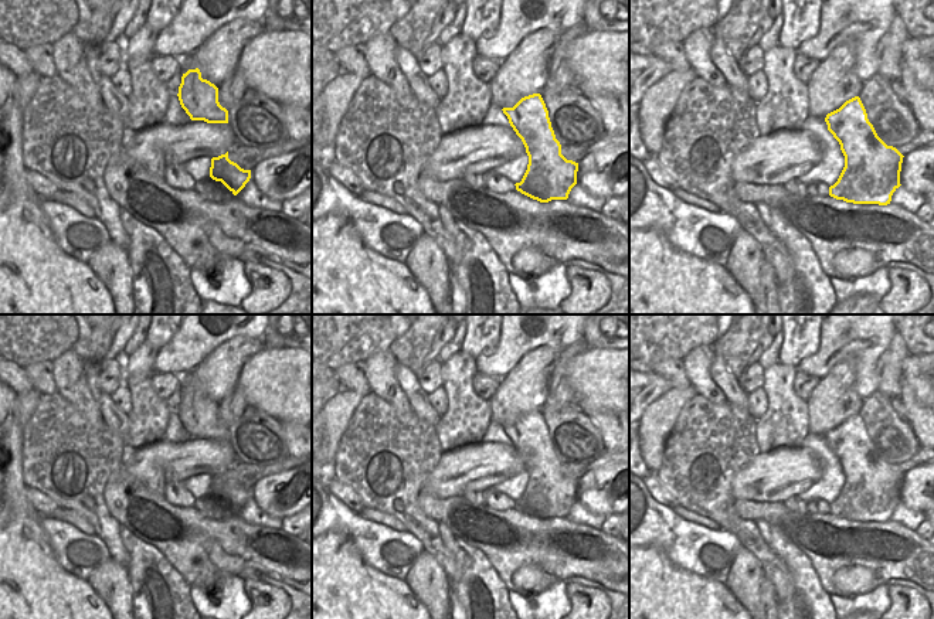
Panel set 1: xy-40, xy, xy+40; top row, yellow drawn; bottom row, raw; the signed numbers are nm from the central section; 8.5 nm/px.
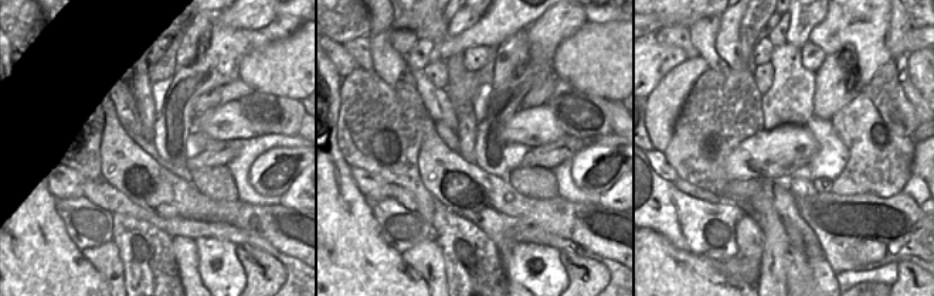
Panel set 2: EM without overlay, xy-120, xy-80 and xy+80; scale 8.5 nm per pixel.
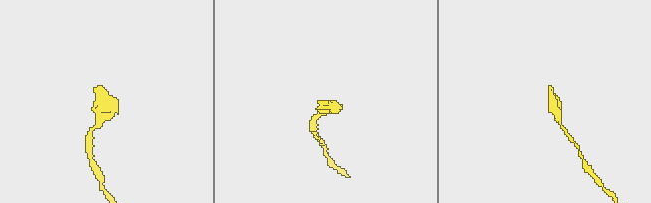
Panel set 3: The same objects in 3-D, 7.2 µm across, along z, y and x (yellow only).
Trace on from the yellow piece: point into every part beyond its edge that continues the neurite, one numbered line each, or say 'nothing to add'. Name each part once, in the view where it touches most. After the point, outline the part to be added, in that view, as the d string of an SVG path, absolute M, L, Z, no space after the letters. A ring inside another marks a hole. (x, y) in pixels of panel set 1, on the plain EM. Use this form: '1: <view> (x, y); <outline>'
nothing to add

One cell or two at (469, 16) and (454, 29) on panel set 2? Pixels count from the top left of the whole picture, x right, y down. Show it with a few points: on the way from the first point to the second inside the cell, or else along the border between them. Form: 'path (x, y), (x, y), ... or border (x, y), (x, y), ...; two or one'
path (465, 17), (458, 24); one

